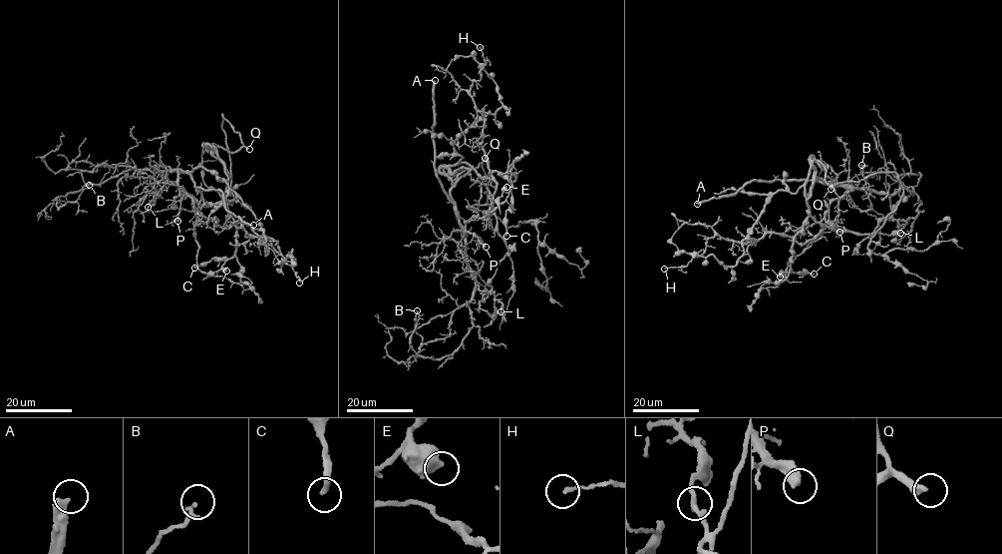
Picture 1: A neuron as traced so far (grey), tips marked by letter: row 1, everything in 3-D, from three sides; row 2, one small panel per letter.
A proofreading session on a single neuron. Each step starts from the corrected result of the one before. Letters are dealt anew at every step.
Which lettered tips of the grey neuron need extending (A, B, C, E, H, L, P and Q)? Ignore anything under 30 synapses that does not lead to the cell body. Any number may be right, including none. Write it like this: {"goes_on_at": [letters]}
{"goes_on_at": ["A", "C", "P", "Q"]}

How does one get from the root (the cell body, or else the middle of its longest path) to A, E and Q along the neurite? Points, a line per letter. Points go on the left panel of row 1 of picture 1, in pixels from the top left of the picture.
A: (219, 160), (227, 180), (198, 167), (191, 171), (193, 184), (218, 190), (225, 208), (253, 225)
E: (219, 160), (227, 171), (225, 203), (236, 231), (235, 255), (222, 267), (226, 271)
Q: (219, 160), (216, 150), (210, 145), (218, 145), (230, 153), (243, 147), (249, 149)

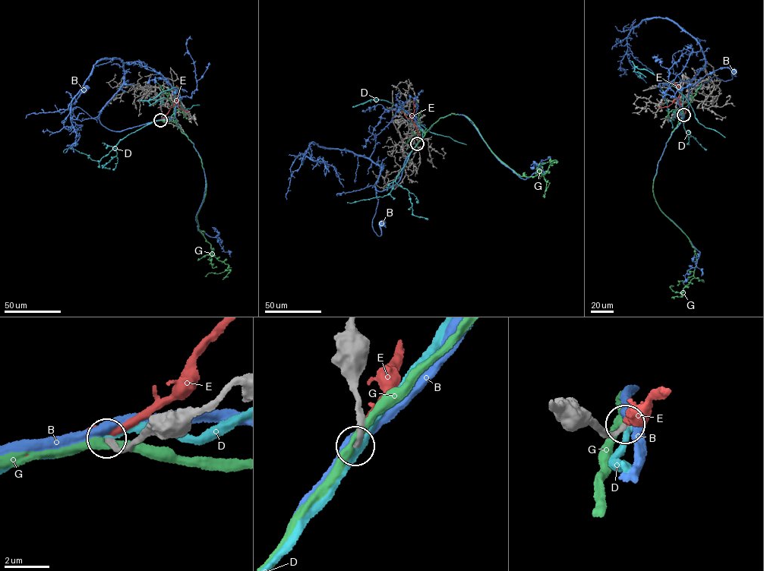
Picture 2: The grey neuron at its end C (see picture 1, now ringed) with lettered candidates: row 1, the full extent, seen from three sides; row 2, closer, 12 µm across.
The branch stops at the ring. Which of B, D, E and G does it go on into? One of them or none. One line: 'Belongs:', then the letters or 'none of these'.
Belongs: none of these

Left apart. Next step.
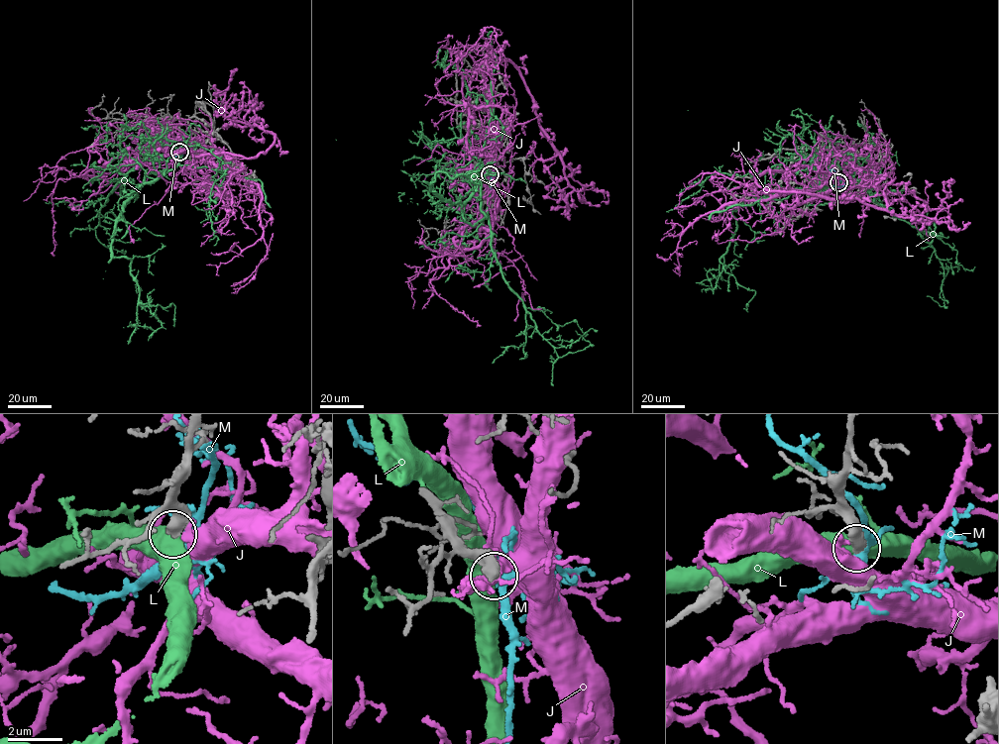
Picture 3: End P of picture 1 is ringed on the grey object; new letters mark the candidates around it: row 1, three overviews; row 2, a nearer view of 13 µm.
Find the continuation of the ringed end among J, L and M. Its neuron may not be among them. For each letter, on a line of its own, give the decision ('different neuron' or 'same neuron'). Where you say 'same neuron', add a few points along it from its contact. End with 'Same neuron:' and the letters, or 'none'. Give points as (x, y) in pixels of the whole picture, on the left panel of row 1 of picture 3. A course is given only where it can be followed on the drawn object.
J: different neuron
L: different neuron
M: different neuron
Same neuron: none

